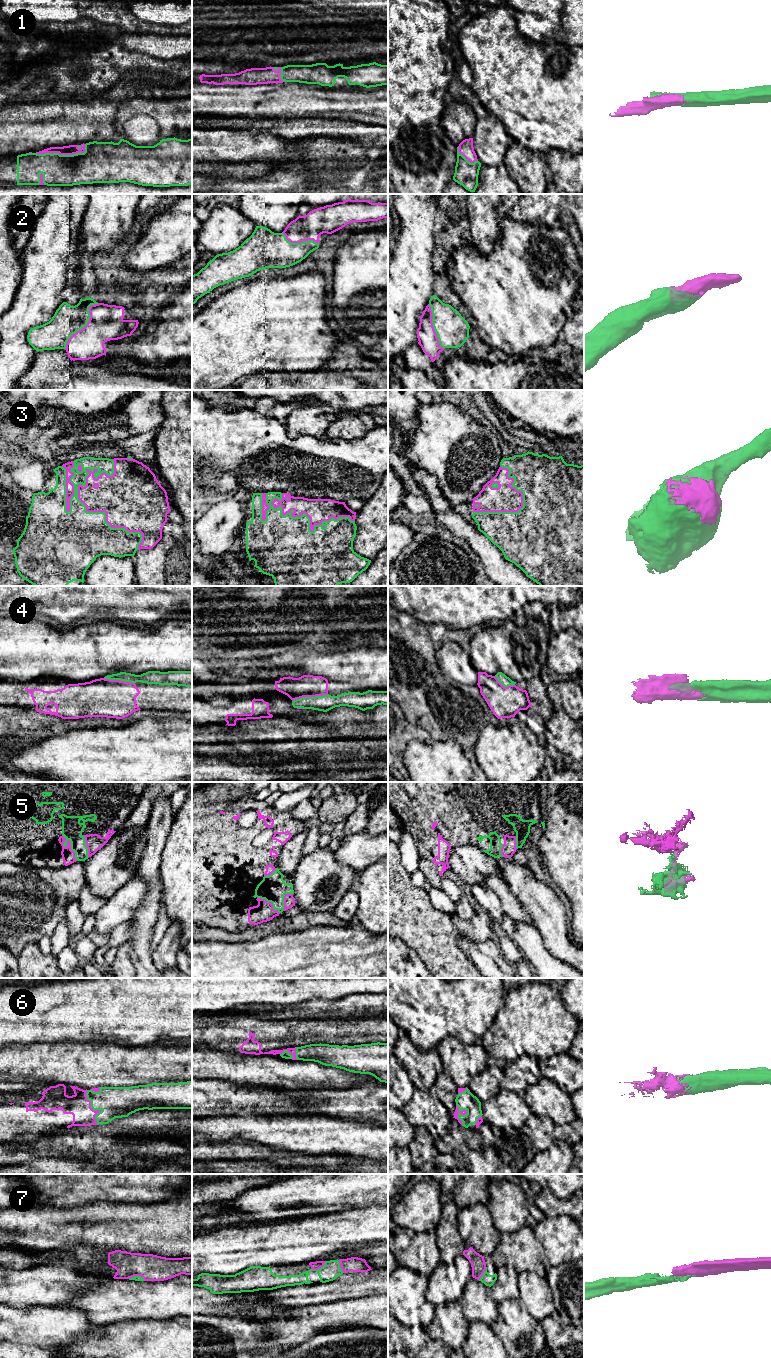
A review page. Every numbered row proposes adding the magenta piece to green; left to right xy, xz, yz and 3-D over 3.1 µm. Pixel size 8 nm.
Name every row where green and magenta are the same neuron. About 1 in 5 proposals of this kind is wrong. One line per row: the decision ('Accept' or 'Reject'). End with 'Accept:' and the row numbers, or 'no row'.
1: Accept
2: Accept
3: Accept
4: Accept
5: Accept
6: Accept
7: Accept
Accept: 1, 2, 3, 4, 5, 6, 7

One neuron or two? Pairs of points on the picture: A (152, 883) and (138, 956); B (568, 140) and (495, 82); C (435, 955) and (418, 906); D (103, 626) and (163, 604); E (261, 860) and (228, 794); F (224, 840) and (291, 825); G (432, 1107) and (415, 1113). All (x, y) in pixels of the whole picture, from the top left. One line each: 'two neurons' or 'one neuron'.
A: one neuron
B: one neuron
C: one neuron
D: two neurons
E: one neuron
F: one neuron
G: one neuron

